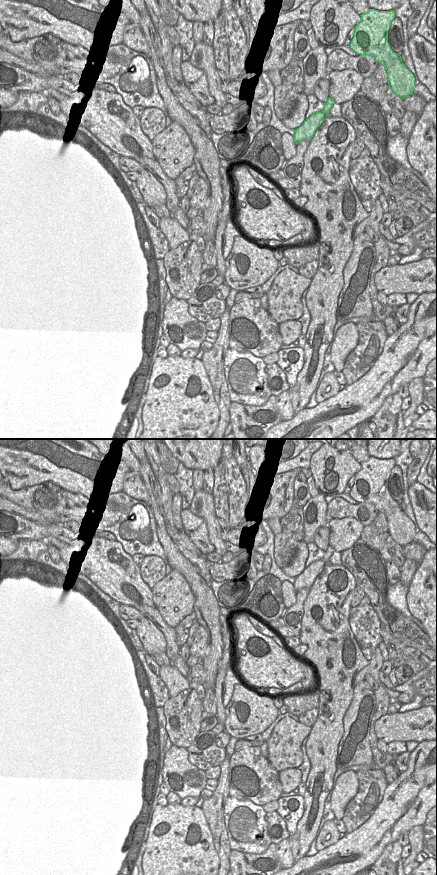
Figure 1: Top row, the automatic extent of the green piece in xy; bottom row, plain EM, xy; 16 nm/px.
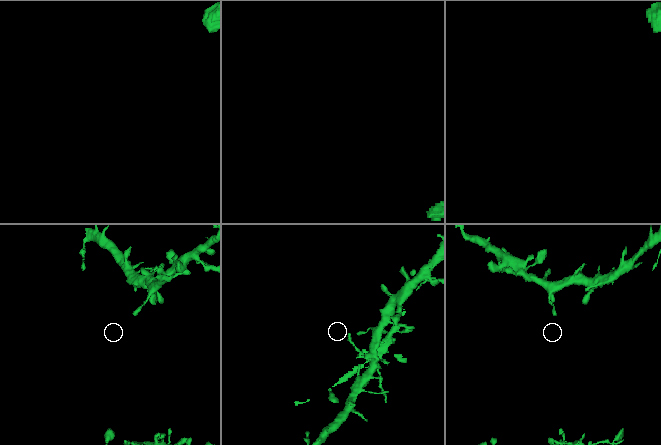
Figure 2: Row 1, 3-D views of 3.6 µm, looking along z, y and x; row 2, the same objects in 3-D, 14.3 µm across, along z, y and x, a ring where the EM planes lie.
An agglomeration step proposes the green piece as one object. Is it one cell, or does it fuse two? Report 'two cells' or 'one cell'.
one cell

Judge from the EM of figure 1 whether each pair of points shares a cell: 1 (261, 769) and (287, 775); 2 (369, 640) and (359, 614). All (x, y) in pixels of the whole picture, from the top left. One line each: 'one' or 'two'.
1: two
2: one

